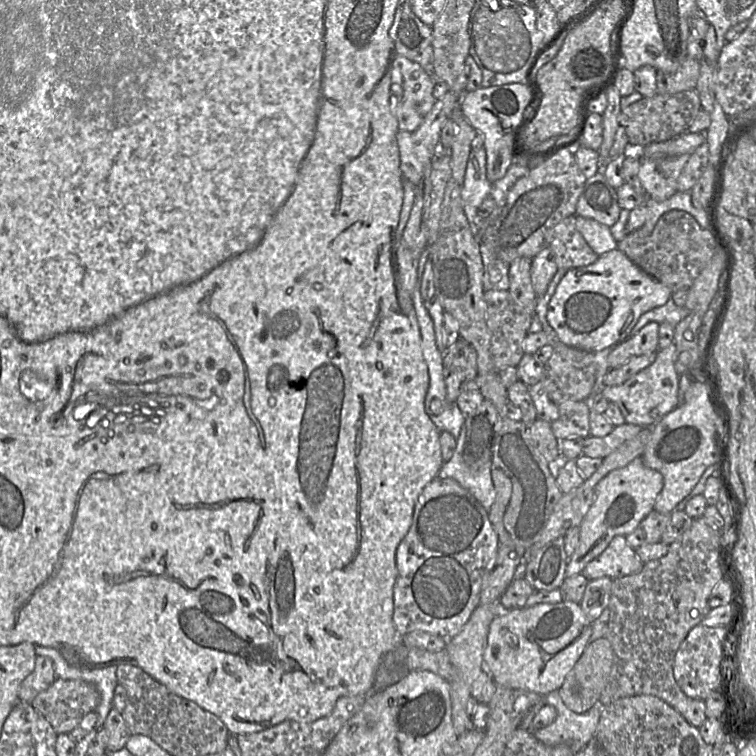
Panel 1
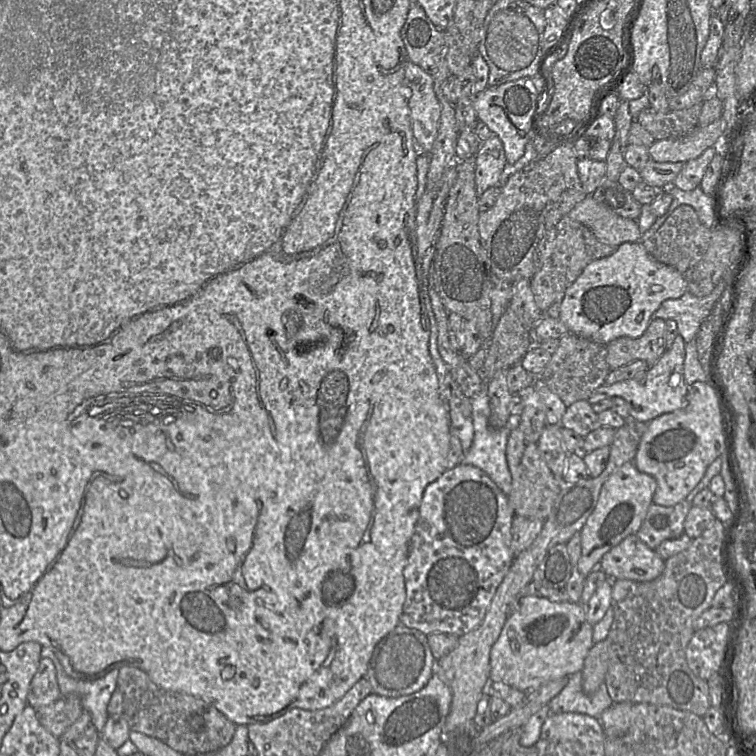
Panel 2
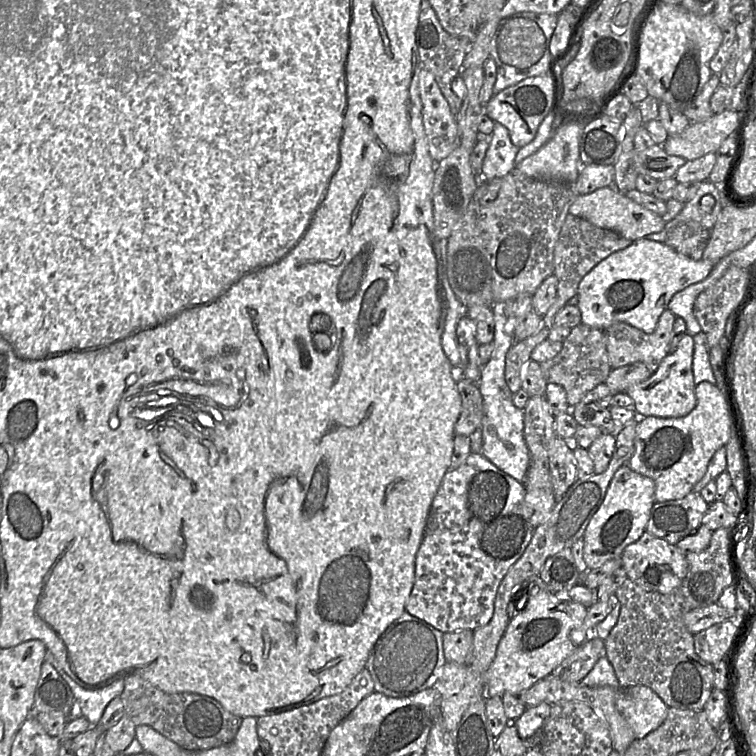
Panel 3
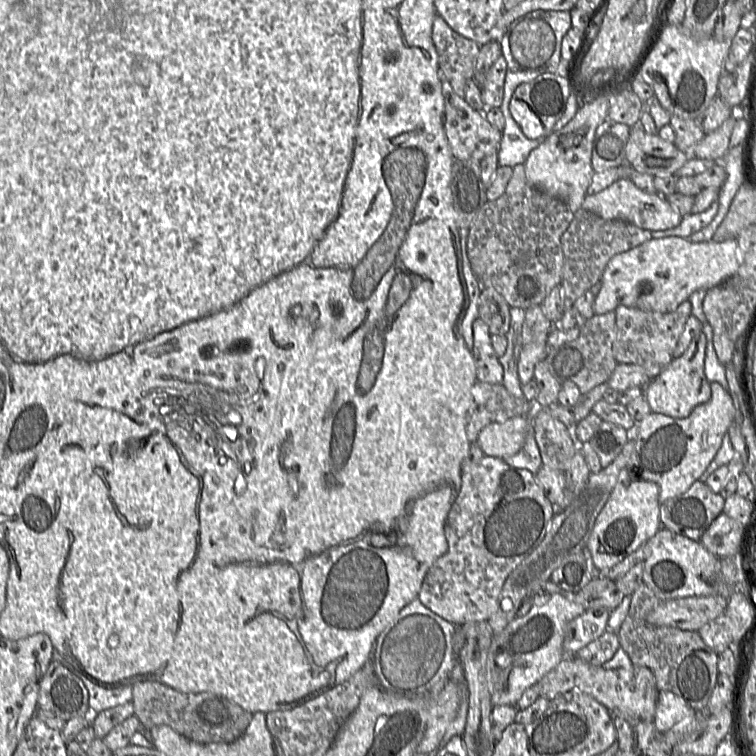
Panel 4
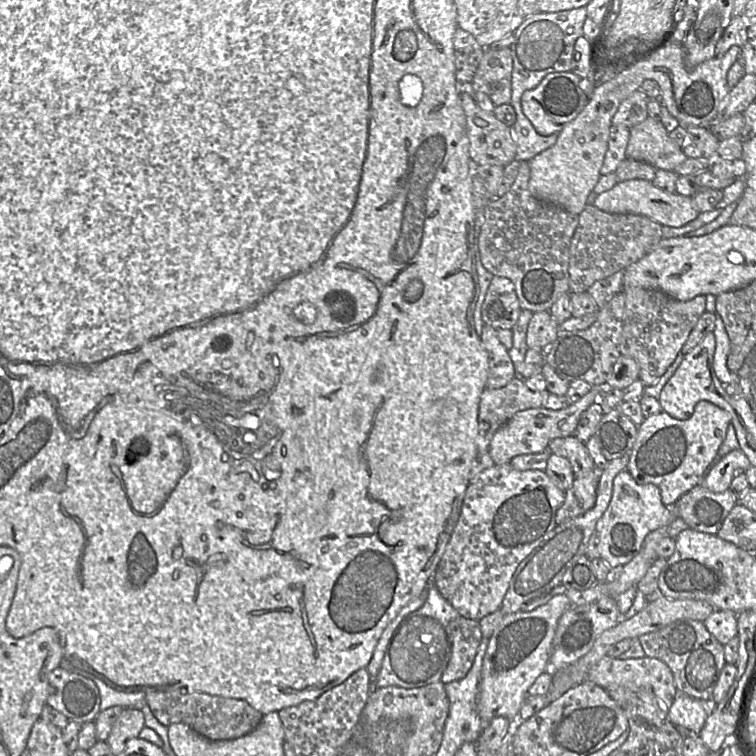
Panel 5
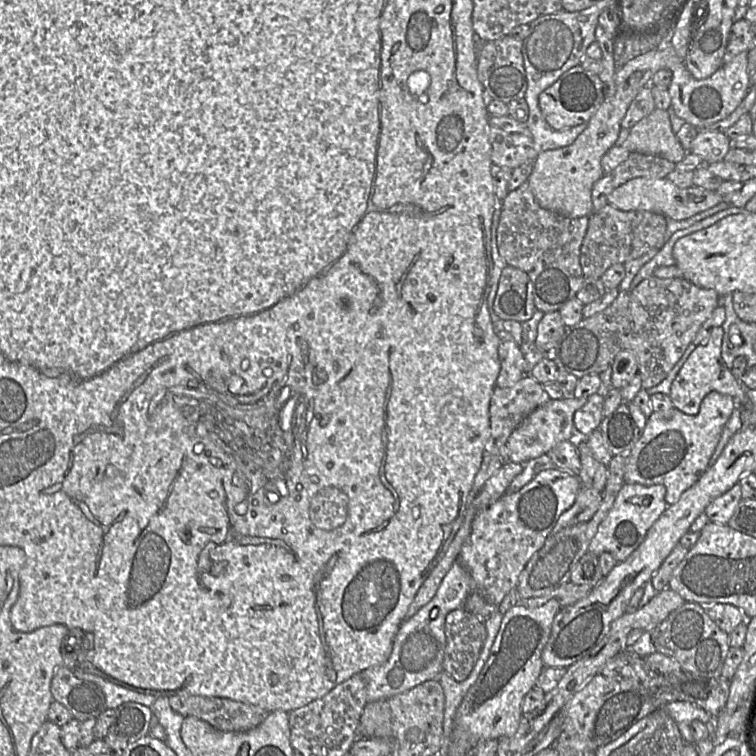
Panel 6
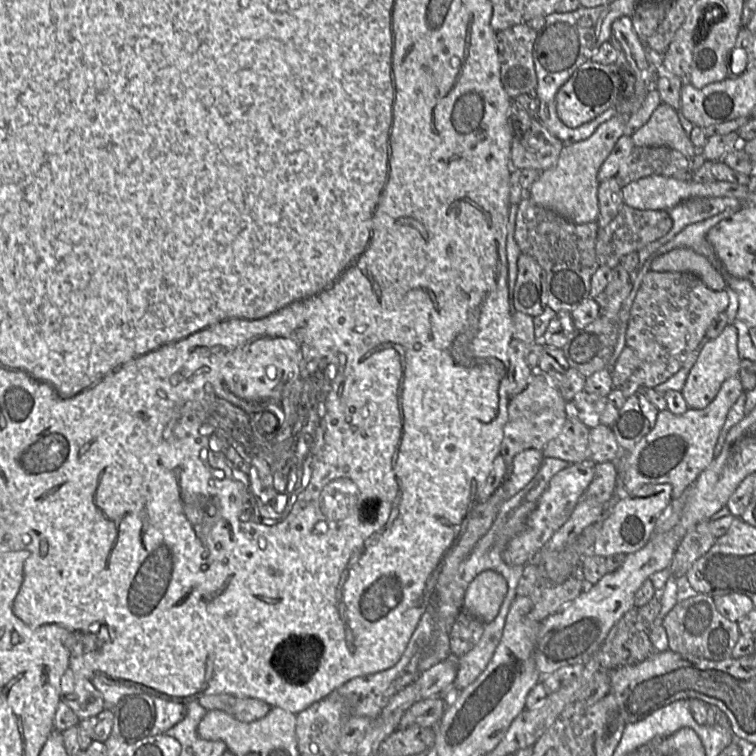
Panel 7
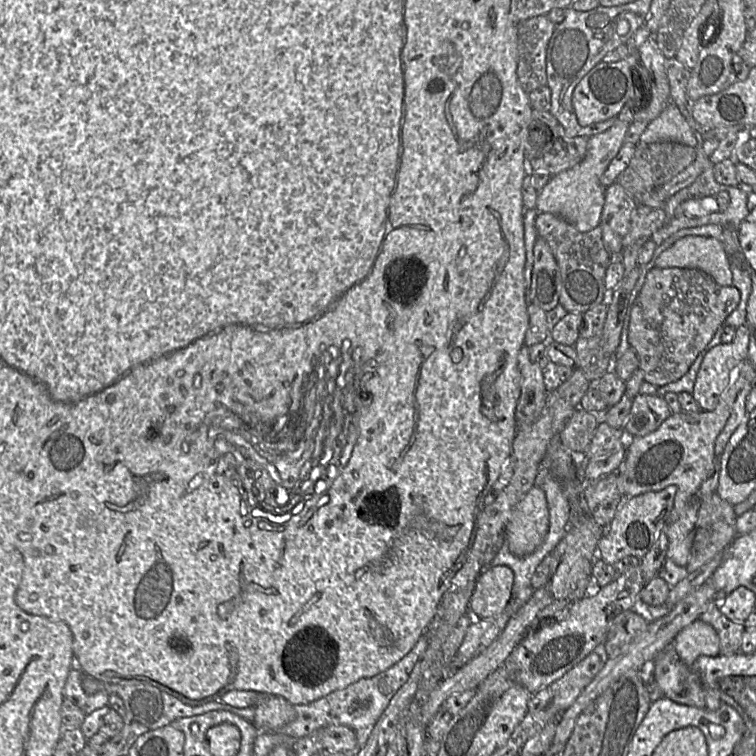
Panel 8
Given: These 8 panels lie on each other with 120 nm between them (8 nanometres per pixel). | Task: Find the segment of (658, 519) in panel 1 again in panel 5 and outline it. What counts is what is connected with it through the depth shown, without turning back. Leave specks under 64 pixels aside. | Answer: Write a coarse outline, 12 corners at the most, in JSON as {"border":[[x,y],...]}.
{"border":[[699,484],[670,508],[688,528],[716,534],[737,501]]}

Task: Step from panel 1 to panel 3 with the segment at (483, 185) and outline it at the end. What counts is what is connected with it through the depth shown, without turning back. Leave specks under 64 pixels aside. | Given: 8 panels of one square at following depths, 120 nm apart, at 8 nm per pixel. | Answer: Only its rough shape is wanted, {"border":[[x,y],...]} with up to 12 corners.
{"border":[[495,123],[479,182],[506,176],[519,148]]}

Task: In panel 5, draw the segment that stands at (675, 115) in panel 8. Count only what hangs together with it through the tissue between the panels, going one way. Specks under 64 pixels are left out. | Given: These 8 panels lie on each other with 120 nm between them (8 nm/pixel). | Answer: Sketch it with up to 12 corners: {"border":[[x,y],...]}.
{"border":[[662,122],[630,129],[627,158],[673,171],[688,157]]}

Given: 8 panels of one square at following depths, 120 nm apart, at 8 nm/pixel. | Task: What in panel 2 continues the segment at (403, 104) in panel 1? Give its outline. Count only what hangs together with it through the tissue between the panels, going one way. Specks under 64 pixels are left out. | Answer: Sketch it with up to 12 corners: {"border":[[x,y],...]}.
{"border":[[408,61],[403,84],[410,89],[414,139],[429,154],[442,106],[433,79]]}

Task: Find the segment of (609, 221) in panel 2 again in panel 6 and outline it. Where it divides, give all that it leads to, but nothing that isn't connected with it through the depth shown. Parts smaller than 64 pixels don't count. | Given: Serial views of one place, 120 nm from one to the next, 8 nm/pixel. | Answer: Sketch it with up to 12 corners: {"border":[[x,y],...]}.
{"border":[[638,177],[608,205],[685,220],[722,202],[716,190]]}

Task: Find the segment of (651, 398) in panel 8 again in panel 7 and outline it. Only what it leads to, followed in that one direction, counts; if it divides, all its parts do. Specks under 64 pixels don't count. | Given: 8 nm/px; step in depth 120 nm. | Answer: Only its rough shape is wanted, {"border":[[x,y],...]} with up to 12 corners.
{"border":[[643,393],[626,398],[609,426],[622,451],[654,427],[659,410]]}

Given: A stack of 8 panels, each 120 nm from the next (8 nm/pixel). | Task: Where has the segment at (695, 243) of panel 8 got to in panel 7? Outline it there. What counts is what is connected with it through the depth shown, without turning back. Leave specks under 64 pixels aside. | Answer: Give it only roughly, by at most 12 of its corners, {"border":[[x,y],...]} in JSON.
{"border":[[676,248],[650,271],[689,272],[714,291],[728,287],[723,273],[690,248]]}

